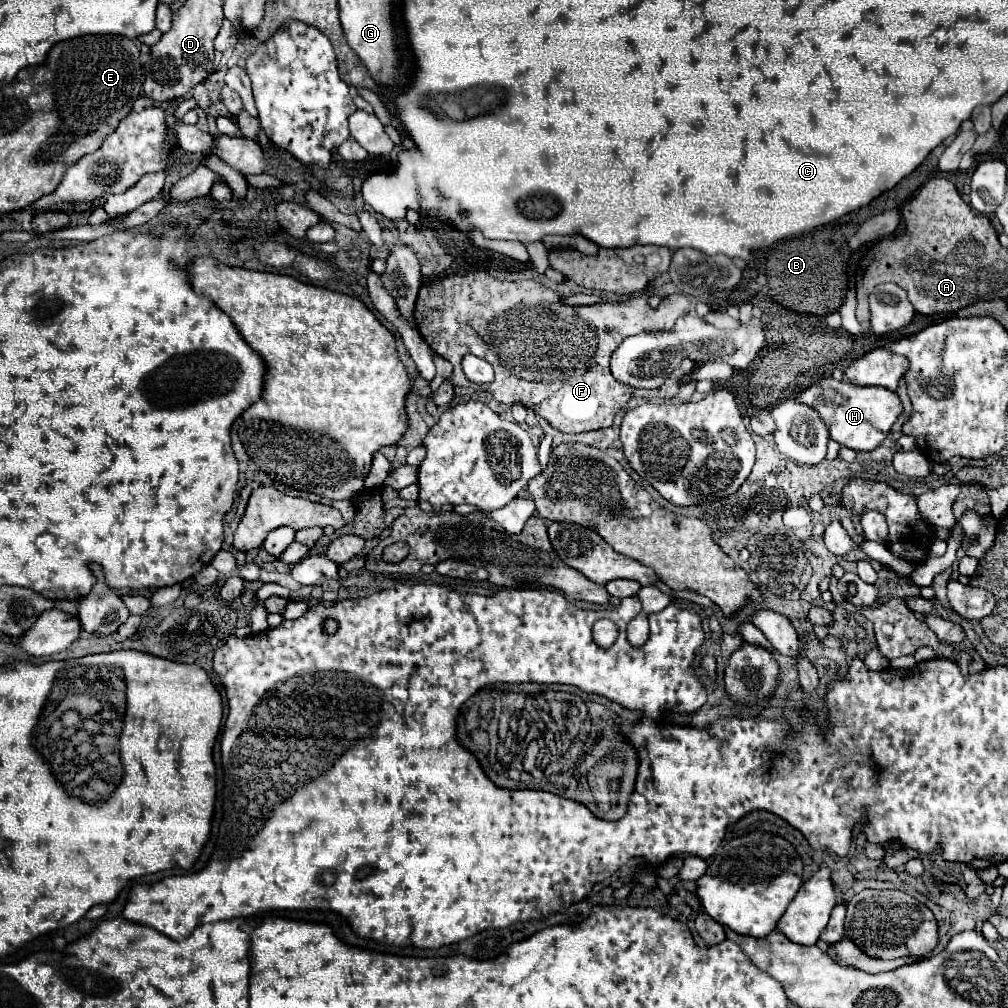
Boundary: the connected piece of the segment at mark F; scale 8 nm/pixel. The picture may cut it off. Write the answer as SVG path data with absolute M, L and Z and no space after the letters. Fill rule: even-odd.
M480 270L424 284L414 314L428 346L454 366L450 376L454 386L472 388L472 382L460 368L460 360L466 354L474 354L490 362L496 372L496 380L478 386L480 390L490 392L494 400L502 404L522 402L552 428L566 434L608 428L614 414L632 398L674 398L696 368L694 362L682 360L680 368L670 374L666 384L658 390L626 386L614 380L608 368L612 352L626 336L672 330L676 318L690 312L690 300L686 296L668 296L658 308L648 304L646 294L626 302L602 302L592 306L562 306L560 298L560 294L540 282L502 282Z

